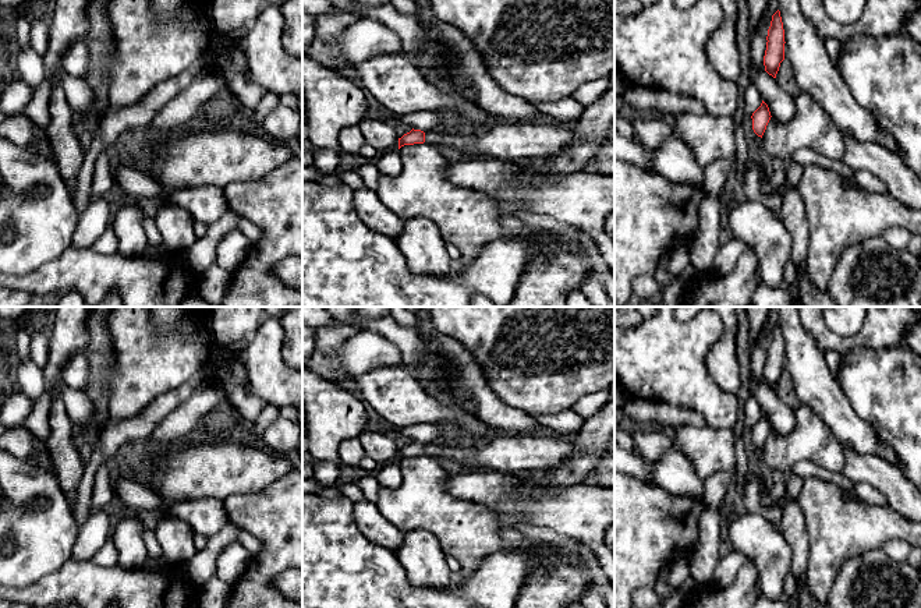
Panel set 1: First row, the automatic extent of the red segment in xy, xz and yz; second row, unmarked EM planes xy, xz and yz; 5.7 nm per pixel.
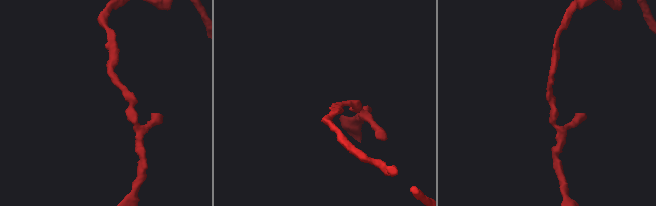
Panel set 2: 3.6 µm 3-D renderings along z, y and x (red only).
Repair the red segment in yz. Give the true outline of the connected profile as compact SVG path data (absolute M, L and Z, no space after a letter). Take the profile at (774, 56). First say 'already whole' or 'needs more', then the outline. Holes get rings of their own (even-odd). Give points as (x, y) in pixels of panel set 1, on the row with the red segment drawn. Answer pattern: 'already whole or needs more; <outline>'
already whole; M779 10L772 15L766 40L766 50L764 56L765 71L773 78L776 78L780 63L784 60L786 43L783 22Z

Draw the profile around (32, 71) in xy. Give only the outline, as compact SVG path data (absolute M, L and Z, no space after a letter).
M28 43L20 50L18 56L20 79L33 92L39 88L46 77L43 57L39 56Z

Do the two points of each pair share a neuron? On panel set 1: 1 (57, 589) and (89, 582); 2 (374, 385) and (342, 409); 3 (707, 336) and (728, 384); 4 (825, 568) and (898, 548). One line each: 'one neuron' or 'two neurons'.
1: one neuron
2: two neurons
3: two neurons
4: two neurons

